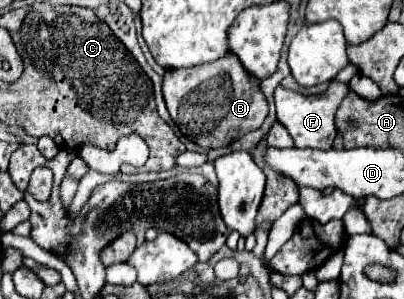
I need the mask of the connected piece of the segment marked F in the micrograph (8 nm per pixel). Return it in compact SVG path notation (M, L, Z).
M332 79L328 89L320 95L302 95L284 87L276 87L274 101L276 101L276 111L278 111L278 121L288 129L290 137L294 139L294 147L332 149L334 137L338 133L334 127L334 113L348 91L350 91L348 83L342 83L338 79Z

